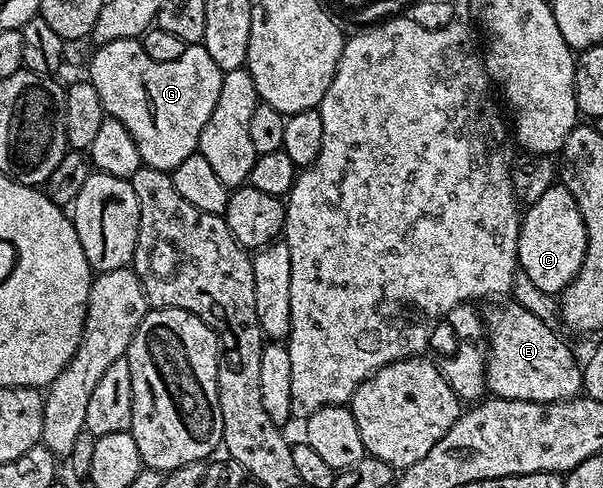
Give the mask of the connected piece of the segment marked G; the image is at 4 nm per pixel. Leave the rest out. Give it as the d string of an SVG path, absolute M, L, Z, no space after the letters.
M114 38L94 48L89 81L97 88L97 96L101 96L104 115L121 120L121 124L129 128L129 136L133 136L137 144L143 165L170 172L181 164L181 160L189 160L189 156L199 149L199 137L217 104L217 95L221 93L225 71L213 64L213 56L205 52L202 44L188 44L177 60L149 60L138 38Z

